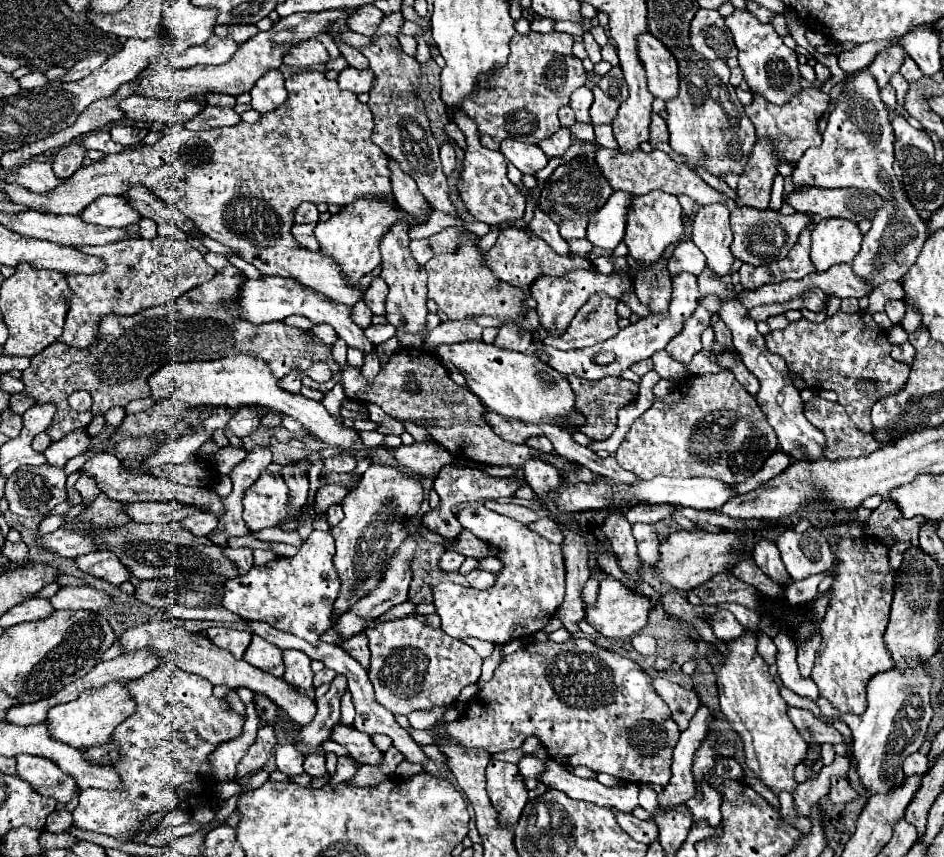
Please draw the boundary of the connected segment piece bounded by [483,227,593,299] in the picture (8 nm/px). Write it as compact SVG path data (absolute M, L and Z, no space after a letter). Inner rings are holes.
M509 227L509 229L499 233L499 239L497 239L495 247L485 255L483 261L499 281L509 283L513 287L519 287L523 291L523 299L531 297L529 287L543 275L563 277L573 269L593 269L591 261L587 261L583 257L557 255L557 253L553 253L553 249L549 249L549 245L545 245L545 241L541 241L539 237L531 237L529 233L519 231L515 227Z

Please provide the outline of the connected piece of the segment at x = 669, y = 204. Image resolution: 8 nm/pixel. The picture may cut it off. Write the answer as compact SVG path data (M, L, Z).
M653 191L647 195L633 197L633 209L629 209L629 221L627 221L627 231L623 239L629 247L629 255L635 261L645 261L645 263L657 261L671 243L677 243L683 237L681 215L683 211L675 195Z

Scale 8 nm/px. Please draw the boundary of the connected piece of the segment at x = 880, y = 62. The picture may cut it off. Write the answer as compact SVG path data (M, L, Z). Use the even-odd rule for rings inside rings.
M889 47L889 49L881 51L881 53L875 57L875 61L869 65L869 71L871 71L873 77L877 79L879 87L889 85L889 77L899 71L905 55L907 55L907 53L905 53L903 49Z

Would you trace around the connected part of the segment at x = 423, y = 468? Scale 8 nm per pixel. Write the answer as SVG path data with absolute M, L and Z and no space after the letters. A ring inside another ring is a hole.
M435 441L401 445L401 447L393 449L393 451L395 451L395 459L401 465L405 465L405 467L409 467L409 469L425 475L425 477L437 475L437 471L441 467L453 463L453 459L455 459L445 447L441 447Z

